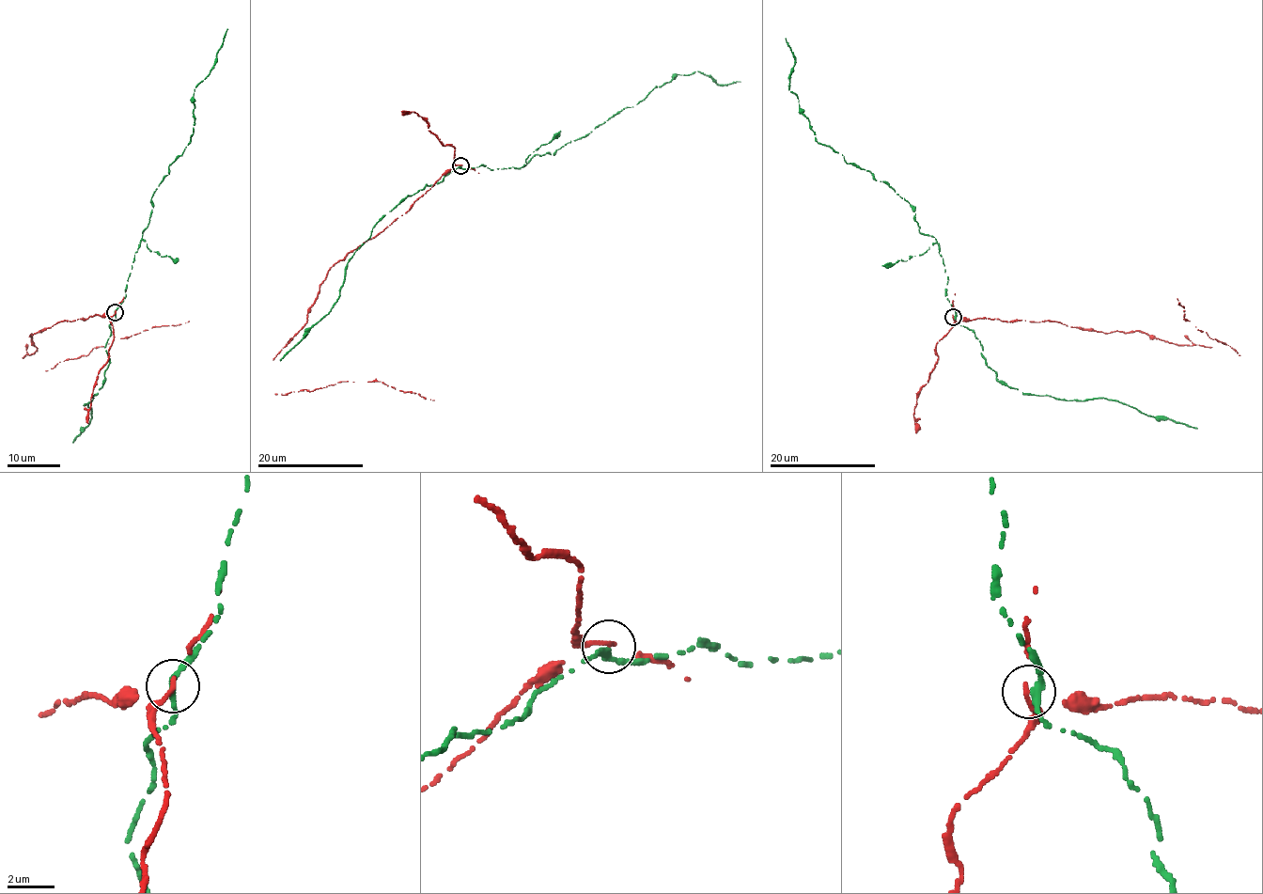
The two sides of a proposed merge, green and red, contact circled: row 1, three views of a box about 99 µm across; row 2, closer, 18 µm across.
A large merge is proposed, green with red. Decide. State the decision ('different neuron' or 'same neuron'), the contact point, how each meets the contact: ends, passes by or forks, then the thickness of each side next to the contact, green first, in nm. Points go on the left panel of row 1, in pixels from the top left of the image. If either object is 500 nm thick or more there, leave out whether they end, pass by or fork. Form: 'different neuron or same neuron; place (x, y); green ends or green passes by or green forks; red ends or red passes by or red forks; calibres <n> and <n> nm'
different neuron; place (115, 312); green passes by; red ends; calibres 280 and 220 nm

